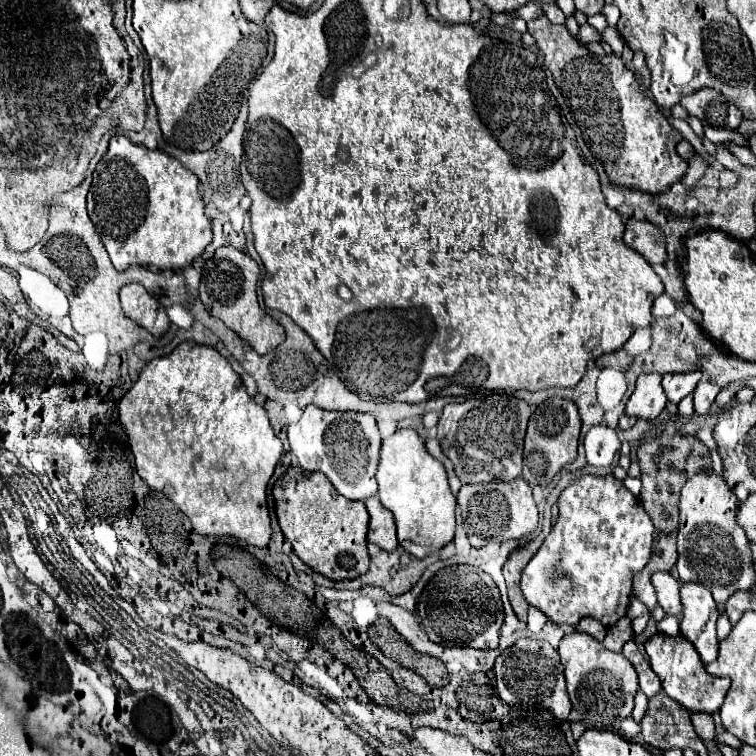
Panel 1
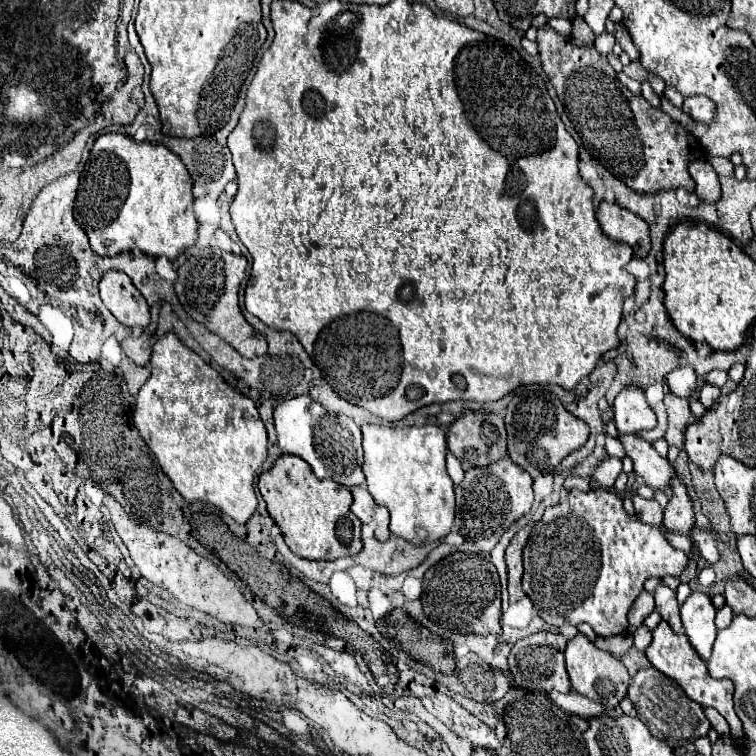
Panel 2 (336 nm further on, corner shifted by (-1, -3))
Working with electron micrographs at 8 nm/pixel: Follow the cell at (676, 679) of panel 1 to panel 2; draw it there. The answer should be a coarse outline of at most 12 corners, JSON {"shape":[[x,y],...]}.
{"shape":[[662,620],[646,656],[702,708],[716,708],[744,740],[734,686],[708,674],[684,634]]}

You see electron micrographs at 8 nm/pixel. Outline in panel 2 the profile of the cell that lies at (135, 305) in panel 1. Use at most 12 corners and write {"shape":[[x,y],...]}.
{"shape":[[106,272],[100,296],[124,326],[150,324],[150,306],[124,272]]}

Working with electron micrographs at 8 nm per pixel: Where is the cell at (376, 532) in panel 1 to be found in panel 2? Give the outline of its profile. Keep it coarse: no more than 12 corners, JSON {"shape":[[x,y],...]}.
{"shape":[[364,486],[352,488],[352,512],[362,524],[376,524],[376,538],[386,542],[388,510],[378,506]]}

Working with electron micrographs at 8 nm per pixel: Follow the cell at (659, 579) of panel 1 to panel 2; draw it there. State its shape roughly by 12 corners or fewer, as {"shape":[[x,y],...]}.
{"shape":[[666,584],[654,592],[656,612],[678,634],[684,634],[676,592]]}

